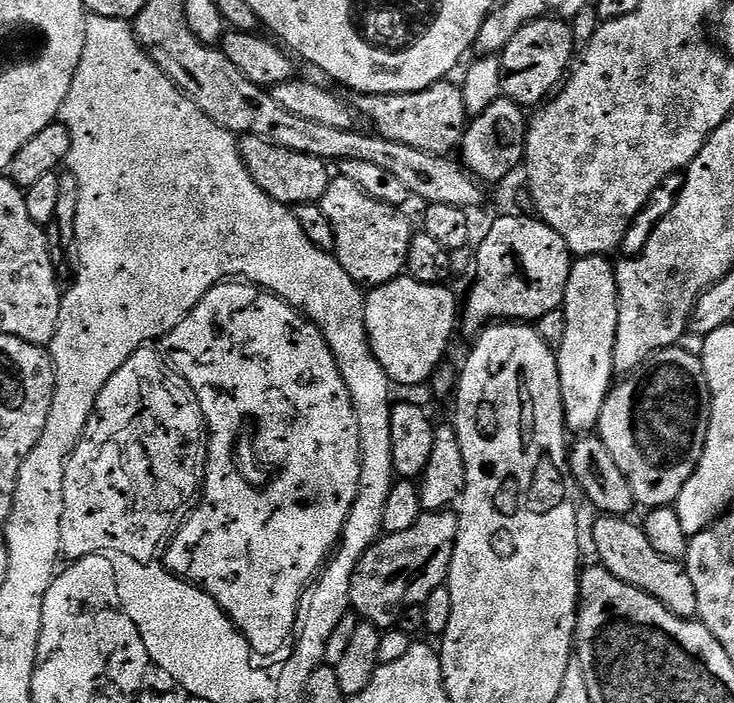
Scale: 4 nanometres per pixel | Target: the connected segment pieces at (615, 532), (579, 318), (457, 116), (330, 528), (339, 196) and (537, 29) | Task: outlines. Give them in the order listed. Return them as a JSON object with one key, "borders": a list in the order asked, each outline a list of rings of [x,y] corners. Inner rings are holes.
{"borders":[[[[601,515],[599,519],[592,528],[592,544],[603,568],[614,574],[614,578],[661,600],[675,616],[693,619],[698,610],[698,593],[694,590],[694,582],[690,582],[687,567],[679,560],[662,558],[662,554],[650,546],[650,538],[646,538],[639,523],[631,524],[631,519],[618,516]]],[[[608,256],[573,259],[562,305],[566,314],[566,338],[556,352],[562,390],[564,423],[569,433],[588,434],[599,425],[602,406],[614,387],[614,338],[618,334],[618,286],[616,270]]],[[[445,78],[426,90],[406,94],[360,94],[355,97],[354,107],[376,127],[375,135],[385,136],[390,142],[402,142],[402,146],[414,146],[414,150],[448,156],[459,149],[470,119],[461,85],[450,81]]],[[[247,282],[215,284],[202,298],[202,302],[198,302],[198,306],[194,306],[194,310],[190,310],[190,314],[186,314],[186,318],[182,318],[182,322],[178,322],[178,326],[174,326],[174,330],[165,334],[162,341],[162,352],[170,361],[171,367],[179,372],[182,379],[194,390],[204,411],[204,423],[208,430],[208,461],[205,464],[202,495],[187,520],[176,529],[175,535],[167,547],[169,553],[166,557],[166,566],[170,566],[178,574],[182,574],[184,581],[196,585],[197,588],[203,588],[207,596],[214,598],[216,605],[228,615],[228,619],[231,620],[234,627],[246,639],[256,644],[256,648],[259,648],[260,652],[269,652],[270,654],[289,648],[296,644],[298,631],[296,615],[300,609],[300,602],[304,598],[306,589],[313,583],[314,577],[331,557],[336,545],[340,542],[340,537],[344,535],[346,518],[350,514],[350,510],[354,506],[354,498],[358,494],[360,485],[360,417],[357,416],[352,405],[350,390],[338,386],[340,371],[336,365],[336,359],[326,338],[316,329],[316,325],[307,320],[297,308],[291,308],[285,300],[278,298],[273,292],[265,292],[264,289]],[[247,420],[252,420],[253,426],[256,427],[254,447],[257,457],[273,456],[277,466],[280,467],[280,473],[273,478],[269,488],[257,487],[240,472],[238,441],[241,439],[241,437],[239,438],[240,431],[243,430]]],[[[339,174],[329,179],[326,194],[320,199],[319,206],[322,214],[330,218],[330,226],[334,226],[336,261],[361,289],[371,290],[397,280],[407,269],[410,242],[414,235],[407,211],[370,198],[358,190],[350,178]]],[[[564,18],[535,20],[522,26],[522,30],[518,30],[514,38],[510,38],[510,42],[498,56],[503,99],[512,100],[521,106],[540,106],[561,87],[574,60],[572,51],[576,48],[576,40],[572,37],[572,28],[568,24],[571,23]]]]}

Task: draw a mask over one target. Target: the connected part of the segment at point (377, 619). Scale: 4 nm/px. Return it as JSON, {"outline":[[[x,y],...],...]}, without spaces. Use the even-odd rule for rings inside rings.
{"outline":[[[452,510],[426,512],[402,534],[384,534],[362,554],[350,578],[351,611],[365,624],[387,630],[399,625],[405,608],[423,606],[434,590],[445,587],[456,545],[456,517]]]}

